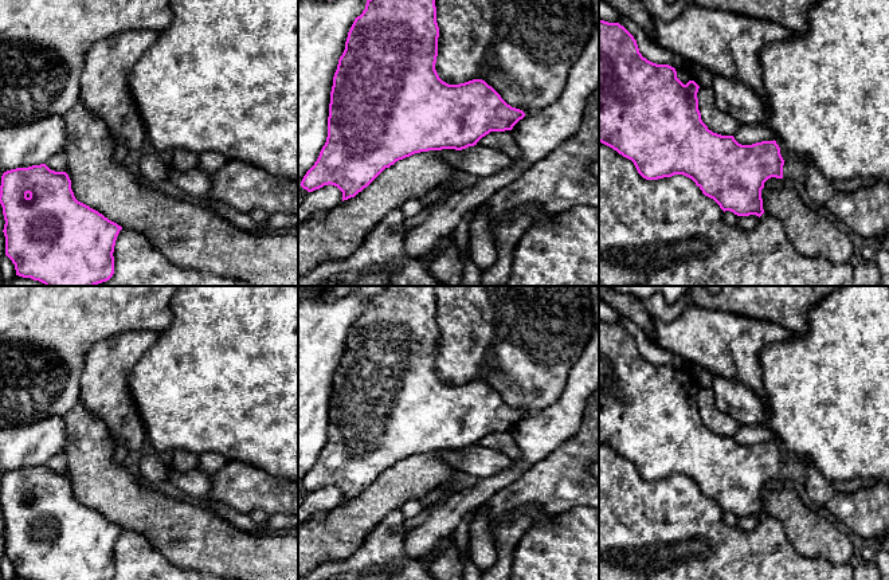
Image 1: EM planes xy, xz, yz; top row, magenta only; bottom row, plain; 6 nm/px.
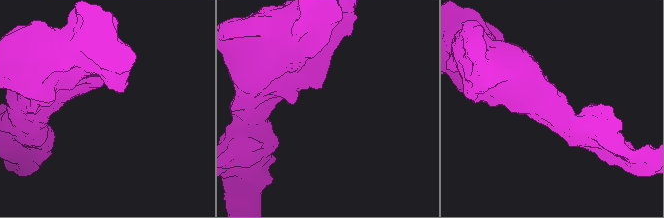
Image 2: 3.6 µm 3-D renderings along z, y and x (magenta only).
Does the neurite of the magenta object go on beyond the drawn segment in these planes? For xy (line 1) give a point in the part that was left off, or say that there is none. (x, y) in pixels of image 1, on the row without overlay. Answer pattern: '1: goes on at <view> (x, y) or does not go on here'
1: does not go on here

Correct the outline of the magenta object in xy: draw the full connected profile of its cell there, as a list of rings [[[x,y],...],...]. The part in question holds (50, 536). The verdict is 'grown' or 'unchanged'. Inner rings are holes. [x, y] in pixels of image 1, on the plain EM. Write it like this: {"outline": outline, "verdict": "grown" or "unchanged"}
{"outline": [[[46,465],[32,466],[28,469],[16,469],[3,474],[0,486],[0,505],[3,508],[4,516],[4,537],[5,537],[5,556],[15,565],[16,576],[31,580],[110,580],[114,575],[114,546],[121,526],[109,521],[98,512],[90,509],[89,506],[78,502],[71,490],[71,481],[66,473],[51,471]]], "verdict": "unchanged"}

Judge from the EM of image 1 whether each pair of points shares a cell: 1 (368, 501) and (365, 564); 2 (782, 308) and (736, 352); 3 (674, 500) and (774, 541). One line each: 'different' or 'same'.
1: different
2: different
3: same

